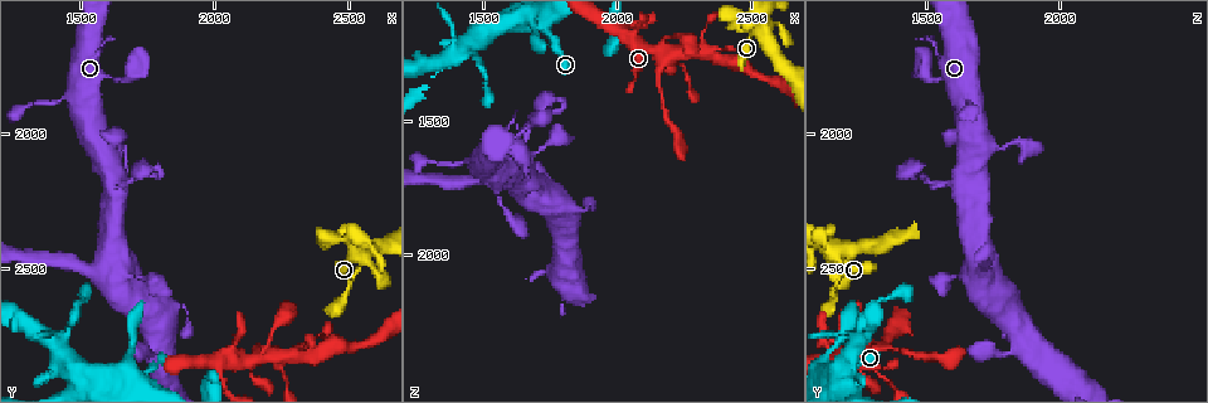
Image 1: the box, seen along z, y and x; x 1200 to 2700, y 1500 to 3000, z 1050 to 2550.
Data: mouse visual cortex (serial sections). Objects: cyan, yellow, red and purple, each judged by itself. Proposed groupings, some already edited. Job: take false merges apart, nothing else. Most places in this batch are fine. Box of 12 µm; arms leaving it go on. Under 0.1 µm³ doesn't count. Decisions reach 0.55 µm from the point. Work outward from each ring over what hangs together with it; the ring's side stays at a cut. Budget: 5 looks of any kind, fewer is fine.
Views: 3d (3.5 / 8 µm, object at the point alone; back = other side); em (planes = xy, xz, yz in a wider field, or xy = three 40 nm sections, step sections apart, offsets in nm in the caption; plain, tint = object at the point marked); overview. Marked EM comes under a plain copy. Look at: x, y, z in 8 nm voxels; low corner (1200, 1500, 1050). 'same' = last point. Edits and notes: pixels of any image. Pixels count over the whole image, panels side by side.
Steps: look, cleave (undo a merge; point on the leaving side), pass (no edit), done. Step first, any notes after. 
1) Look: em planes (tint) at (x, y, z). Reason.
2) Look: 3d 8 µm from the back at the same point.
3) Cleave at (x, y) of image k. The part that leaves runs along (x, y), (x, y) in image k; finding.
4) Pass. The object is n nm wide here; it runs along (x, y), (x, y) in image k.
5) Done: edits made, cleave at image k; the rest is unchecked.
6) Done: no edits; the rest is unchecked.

Look: 3d 3.5 µm from the back at (1550, 2050, 1720). Sharp bend.

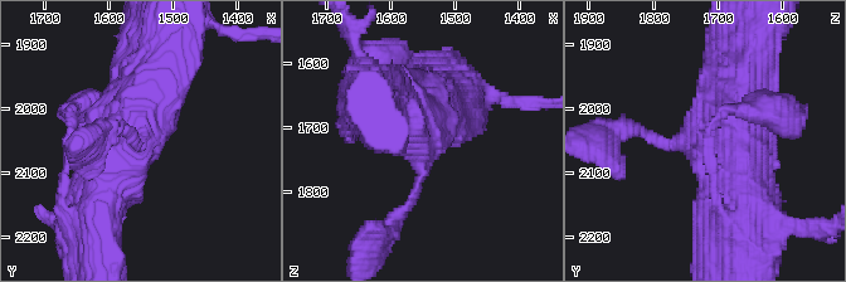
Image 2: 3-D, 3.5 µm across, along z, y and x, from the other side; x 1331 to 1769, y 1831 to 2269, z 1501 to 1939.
Look: em xy step 2 (tint) at (1550, 2050, 1725). Need the tissue.

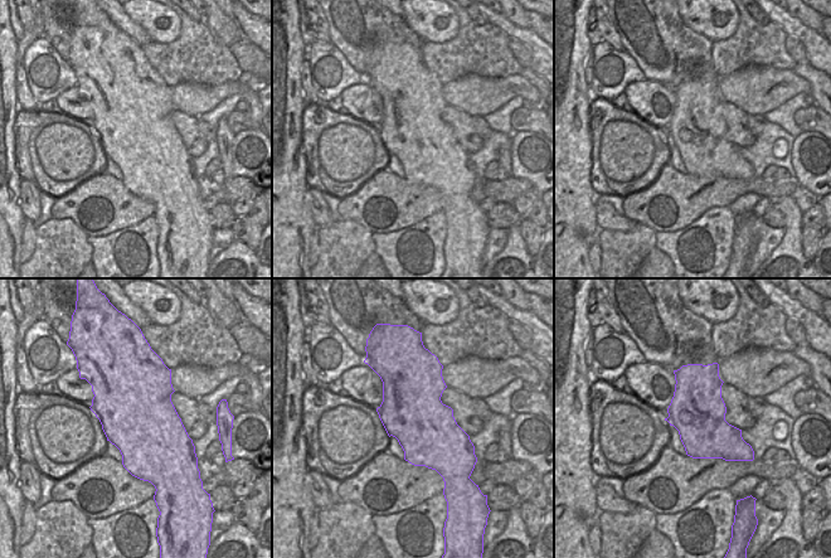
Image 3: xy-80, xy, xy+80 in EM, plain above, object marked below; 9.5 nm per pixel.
Look: em planes (tint) at the same point.

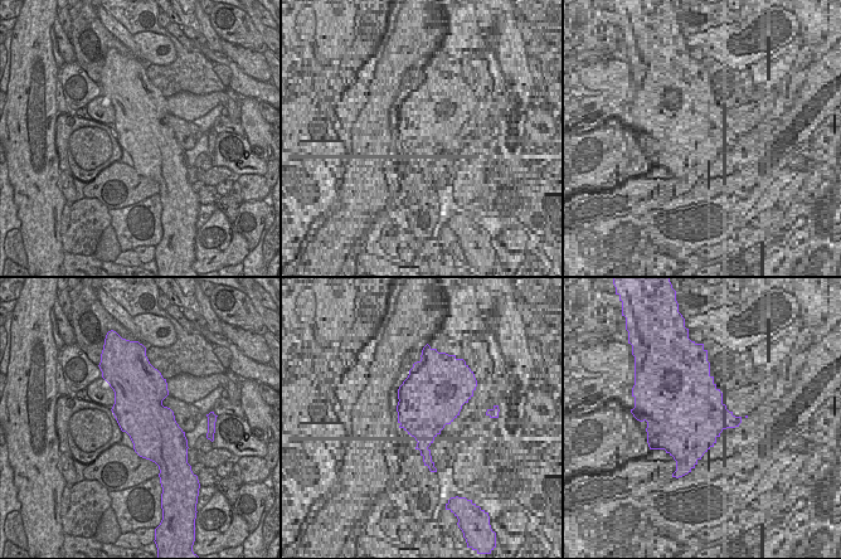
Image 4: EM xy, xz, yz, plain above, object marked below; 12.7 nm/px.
Pass. It runs along (163, 47), (97, 198) in image 2; continuous, no second cell.

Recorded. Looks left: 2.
Look: 3d 3.5 µm at (1420, 2780, 1240). Three arms meet.

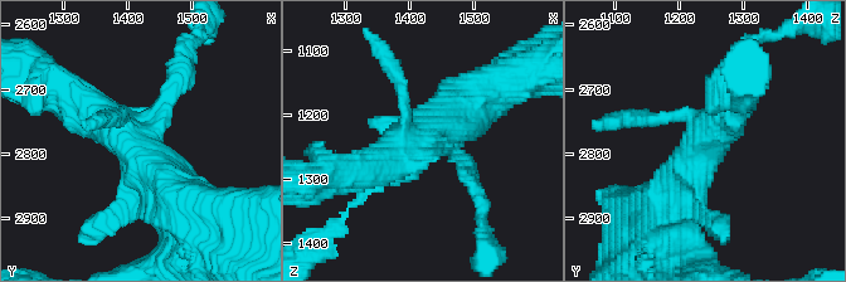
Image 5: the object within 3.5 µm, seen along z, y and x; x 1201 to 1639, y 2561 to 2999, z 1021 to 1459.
Look: em planes (tint) at (1415, 2775, 1250).

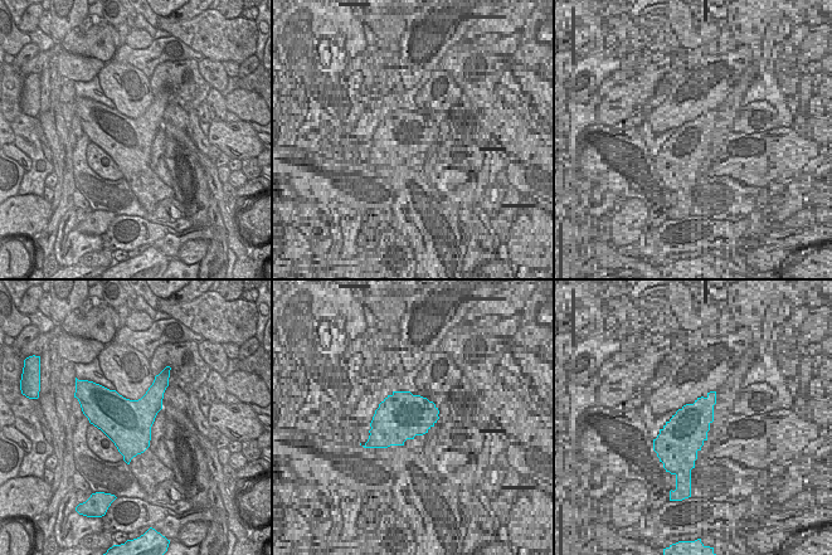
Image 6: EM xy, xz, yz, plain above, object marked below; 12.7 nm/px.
Pass. It runs along (183, 199), (140, 137), (71, 95) in image 5; continuous, no second cell.

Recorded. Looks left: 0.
Done: no edits; the rest is unchecked.

